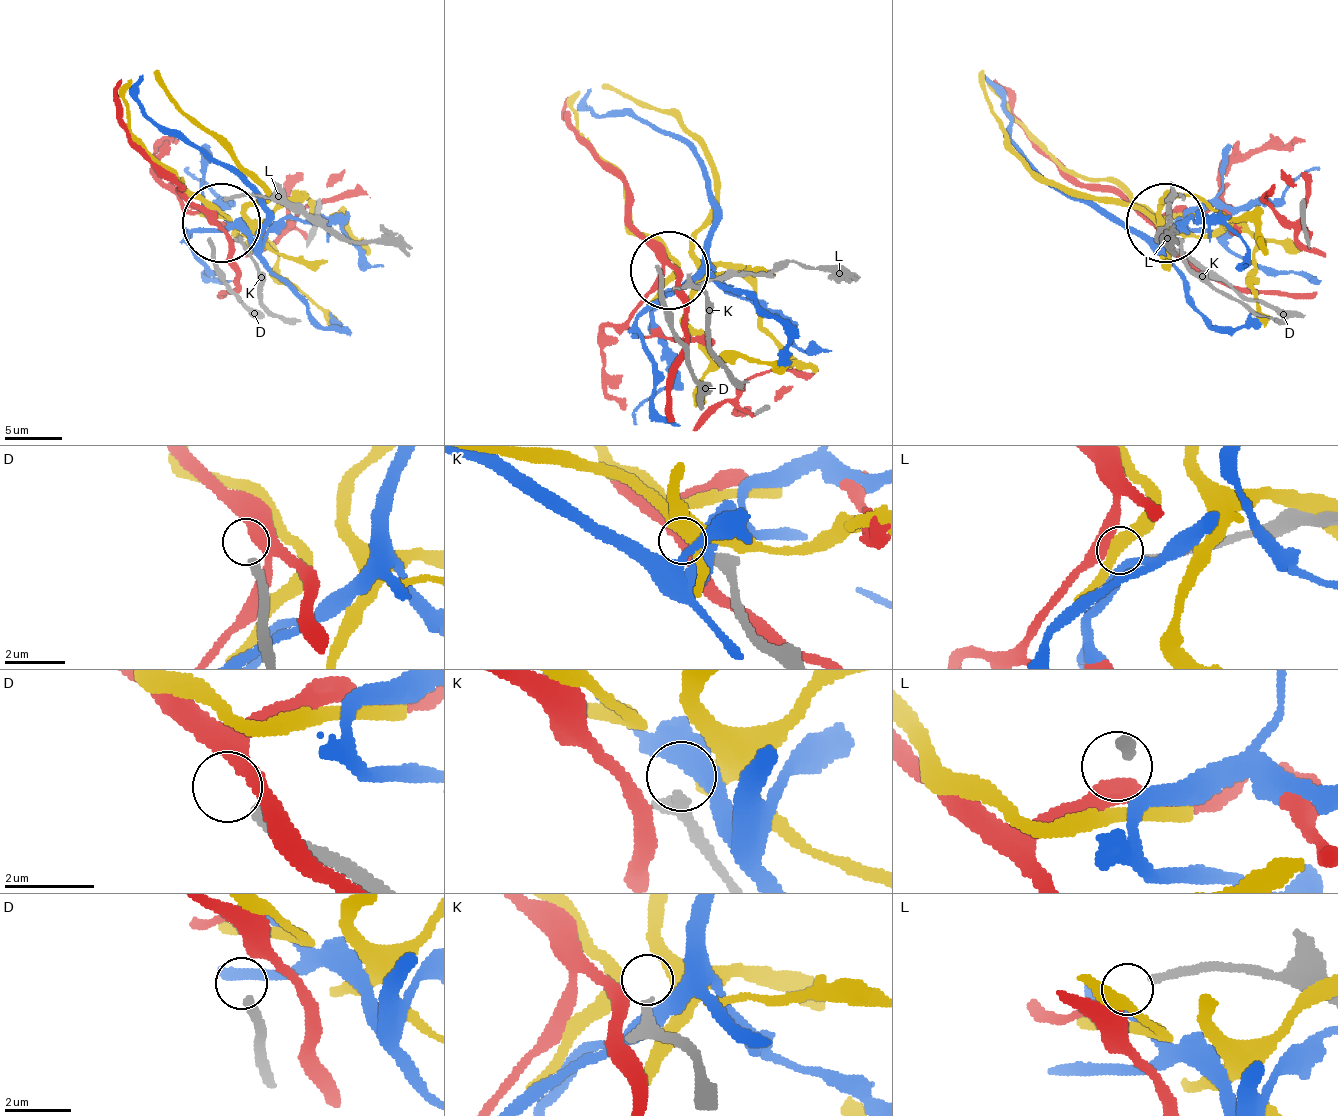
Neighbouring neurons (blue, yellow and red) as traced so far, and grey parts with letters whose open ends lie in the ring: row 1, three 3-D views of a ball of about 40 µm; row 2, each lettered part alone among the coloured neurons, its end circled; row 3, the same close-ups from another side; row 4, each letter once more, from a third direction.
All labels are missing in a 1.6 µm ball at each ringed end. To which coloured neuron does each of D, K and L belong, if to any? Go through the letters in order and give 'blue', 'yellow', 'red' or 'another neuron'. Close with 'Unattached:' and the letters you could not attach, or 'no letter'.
D: another neuron
K: another neuron
L: red
Unattached: D, K

